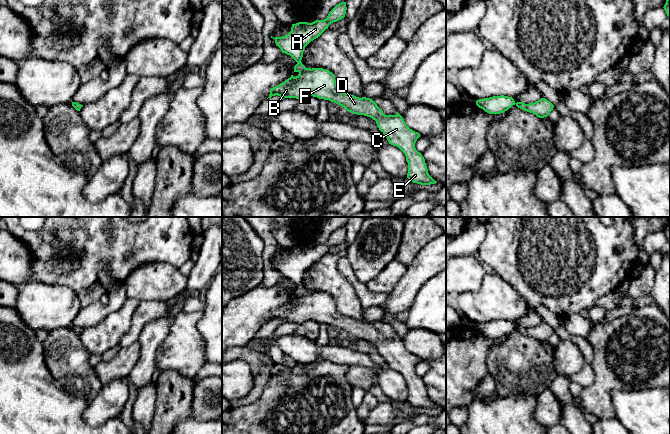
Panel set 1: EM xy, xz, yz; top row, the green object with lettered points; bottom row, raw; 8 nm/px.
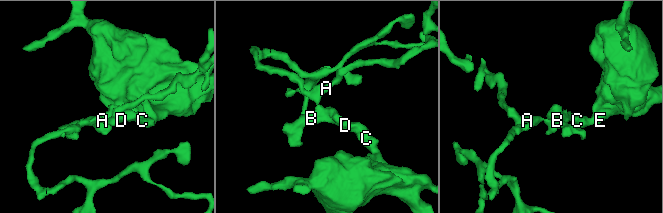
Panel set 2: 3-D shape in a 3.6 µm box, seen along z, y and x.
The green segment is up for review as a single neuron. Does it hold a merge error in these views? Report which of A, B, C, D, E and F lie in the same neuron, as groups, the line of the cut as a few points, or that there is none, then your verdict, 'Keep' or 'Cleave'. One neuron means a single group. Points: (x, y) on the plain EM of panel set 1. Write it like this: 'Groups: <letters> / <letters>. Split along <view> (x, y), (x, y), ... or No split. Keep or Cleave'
Groups: A / B C D E F. Split along xz (300, 284), (297, 286). Cleave

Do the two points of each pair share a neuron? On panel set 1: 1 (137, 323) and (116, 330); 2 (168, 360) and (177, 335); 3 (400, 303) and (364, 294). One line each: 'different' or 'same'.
1: different
2: same
3: different

